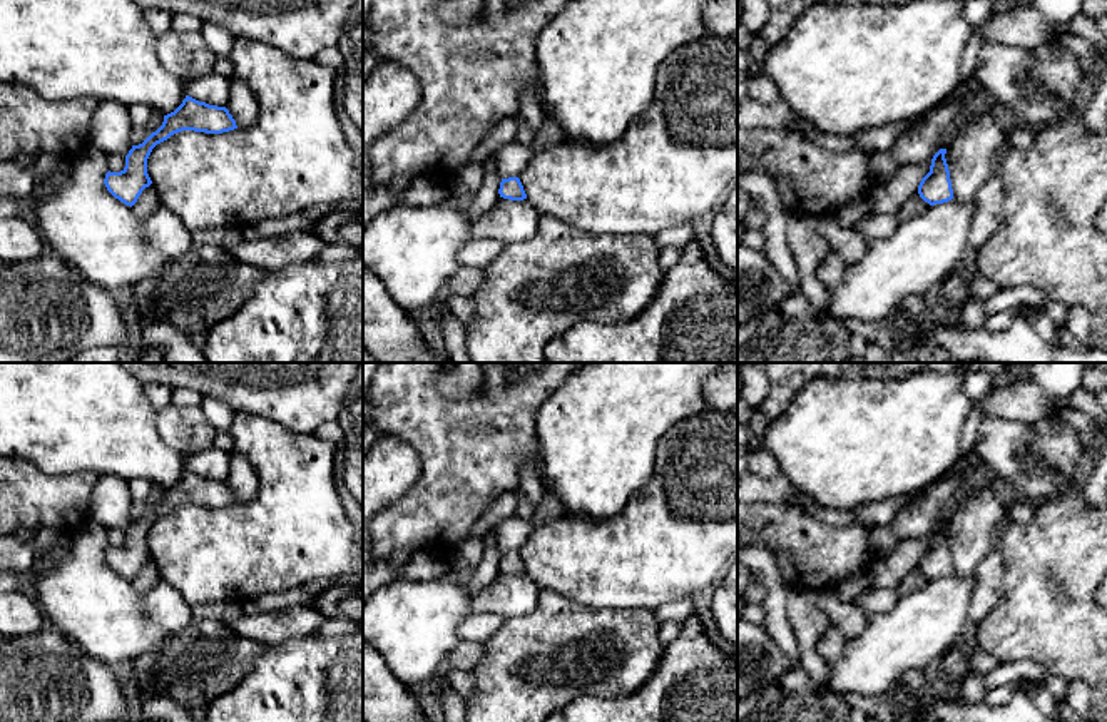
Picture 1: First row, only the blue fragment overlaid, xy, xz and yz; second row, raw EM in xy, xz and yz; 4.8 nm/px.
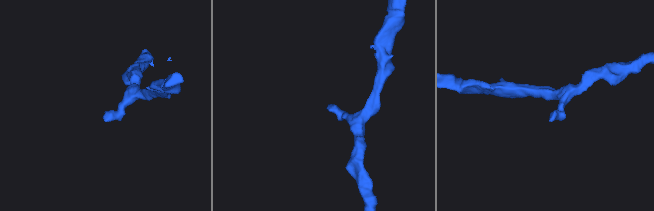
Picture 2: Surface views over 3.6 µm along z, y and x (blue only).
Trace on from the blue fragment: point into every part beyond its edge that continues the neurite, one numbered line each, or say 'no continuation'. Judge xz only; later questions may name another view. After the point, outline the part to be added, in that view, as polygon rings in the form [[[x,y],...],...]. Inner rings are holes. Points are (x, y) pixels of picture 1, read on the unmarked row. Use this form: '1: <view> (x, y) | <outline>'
no continuation

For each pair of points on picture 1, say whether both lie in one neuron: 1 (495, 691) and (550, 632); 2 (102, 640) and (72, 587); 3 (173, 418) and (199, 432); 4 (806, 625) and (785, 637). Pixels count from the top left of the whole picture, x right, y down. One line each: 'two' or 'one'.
1: one
2: one
3: one
4: two

